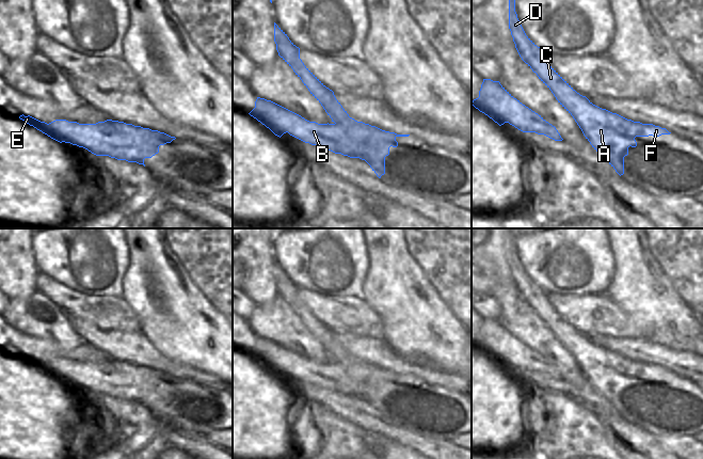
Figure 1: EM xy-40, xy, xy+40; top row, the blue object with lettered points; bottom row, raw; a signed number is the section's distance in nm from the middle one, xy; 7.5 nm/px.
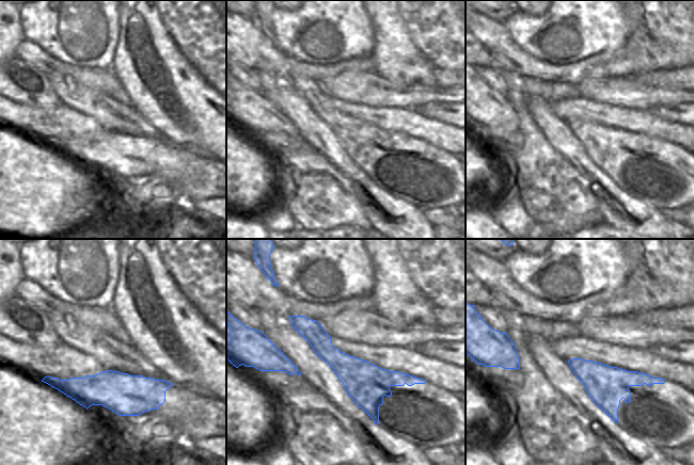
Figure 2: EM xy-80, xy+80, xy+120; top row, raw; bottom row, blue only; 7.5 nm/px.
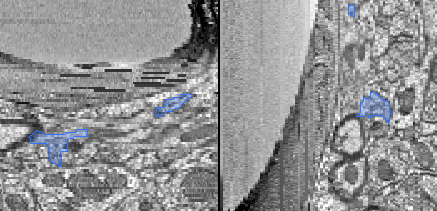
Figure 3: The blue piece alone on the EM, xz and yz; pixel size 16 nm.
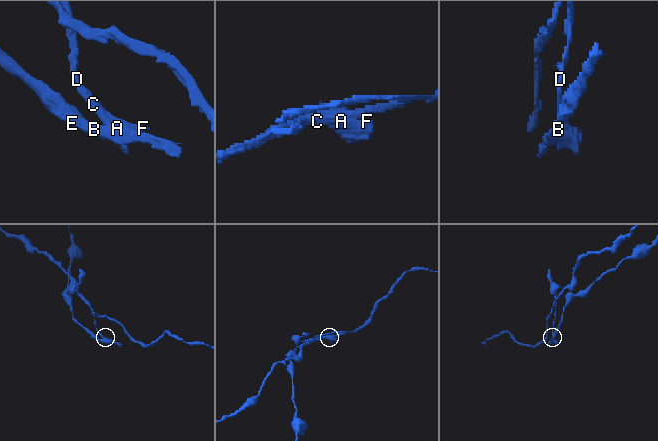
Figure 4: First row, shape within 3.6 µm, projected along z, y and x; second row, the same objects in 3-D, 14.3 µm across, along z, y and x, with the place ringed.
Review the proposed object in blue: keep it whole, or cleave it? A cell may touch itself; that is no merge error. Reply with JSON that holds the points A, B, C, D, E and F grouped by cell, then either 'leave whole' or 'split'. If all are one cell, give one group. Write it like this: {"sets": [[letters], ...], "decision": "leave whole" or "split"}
{"sets": [["A", "C", "D", "F"], ["B", "E"]], "decision": "split"}

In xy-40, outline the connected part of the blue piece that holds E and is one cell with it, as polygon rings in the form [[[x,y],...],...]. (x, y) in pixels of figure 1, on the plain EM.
[[[22,353],[19,358],[60,382],[83,386],[96,395],[109,395],[139,403],[144,403],[145,397],[158,393],[160,384],[176,378],[158,369],[112,359],[96,363],[55,359],[47,363],[30,354]]]

